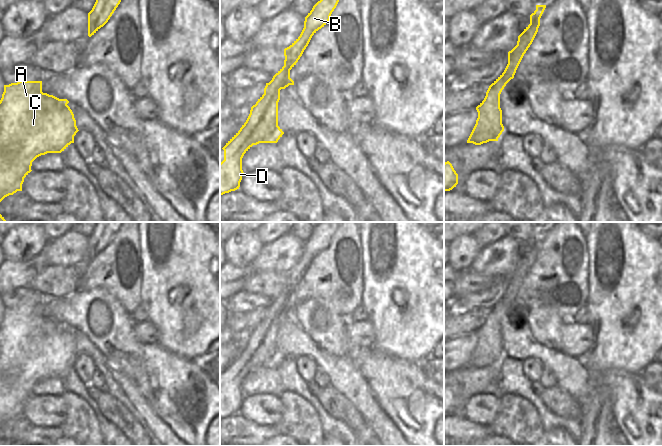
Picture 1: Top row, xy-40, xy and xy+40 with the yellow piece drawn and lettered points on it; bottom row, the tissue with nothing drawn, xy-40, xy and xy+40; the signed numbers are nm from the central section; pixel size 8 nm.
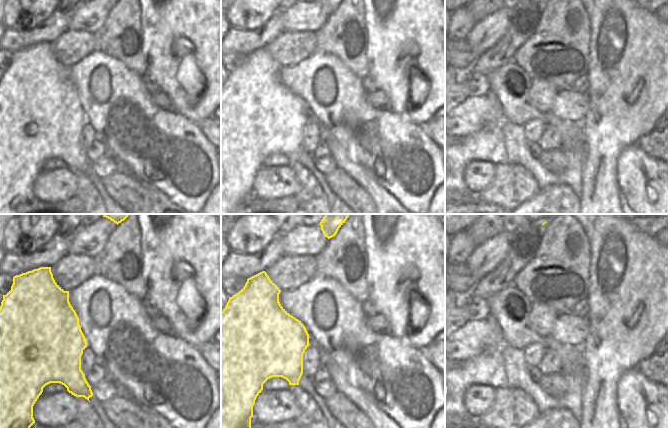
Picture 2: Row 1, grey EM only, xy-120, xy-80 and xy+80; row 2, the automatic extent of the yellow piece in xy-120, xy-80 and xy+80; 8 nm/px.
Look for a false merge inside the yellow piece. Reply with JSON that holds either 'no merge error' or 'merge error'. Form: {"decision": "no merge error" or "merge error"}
{"decision": "no merge error"}

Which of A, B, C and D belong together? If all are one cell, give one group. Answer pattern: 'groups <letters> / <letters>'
groups A B C D

